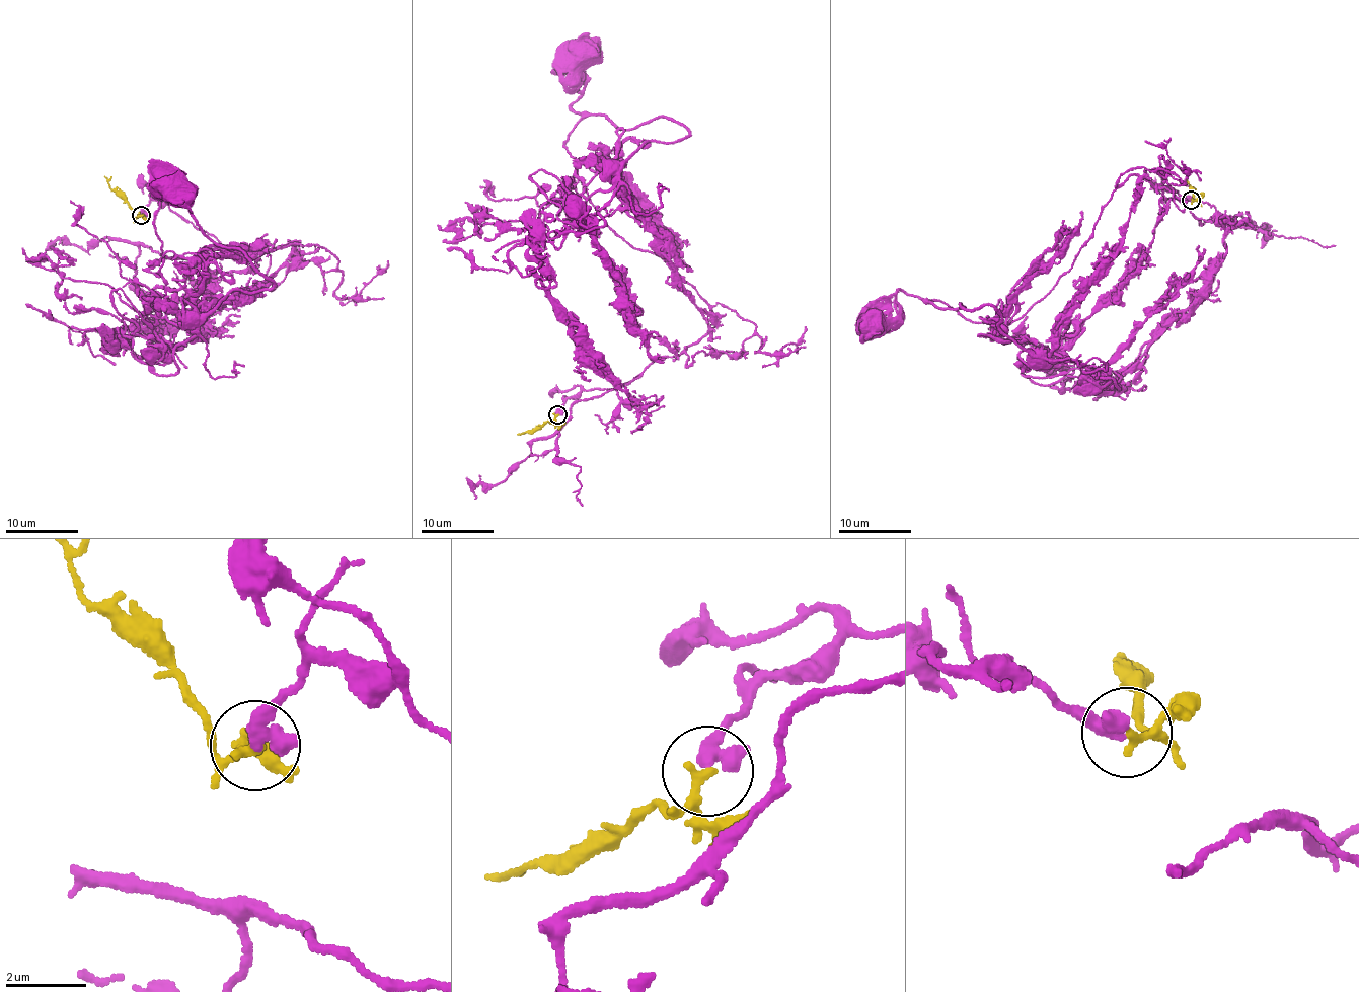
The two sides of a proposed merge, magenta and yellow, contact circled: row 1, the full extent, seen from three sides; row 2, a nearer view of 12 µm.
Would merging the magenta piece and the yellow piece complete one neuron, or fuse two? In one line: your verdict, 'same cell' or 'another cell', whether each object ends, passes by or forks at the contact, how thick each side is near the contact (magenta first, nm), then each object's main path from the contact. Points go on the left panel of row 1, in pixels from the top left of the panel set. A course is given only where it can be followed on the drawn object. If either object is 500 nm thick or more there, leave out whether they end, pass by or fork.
same cell; 550 nm thick on the magenta side, 170 nm on the other; magenta runs (142, 215), (167, 205), (246, 252), (300, 242), (168, 258), (154, 223), (174, 195), (167, 169), (178, 193); yellow runs (142, 215), (136, 217), (131, 206), (110, 187), (103, 175)

